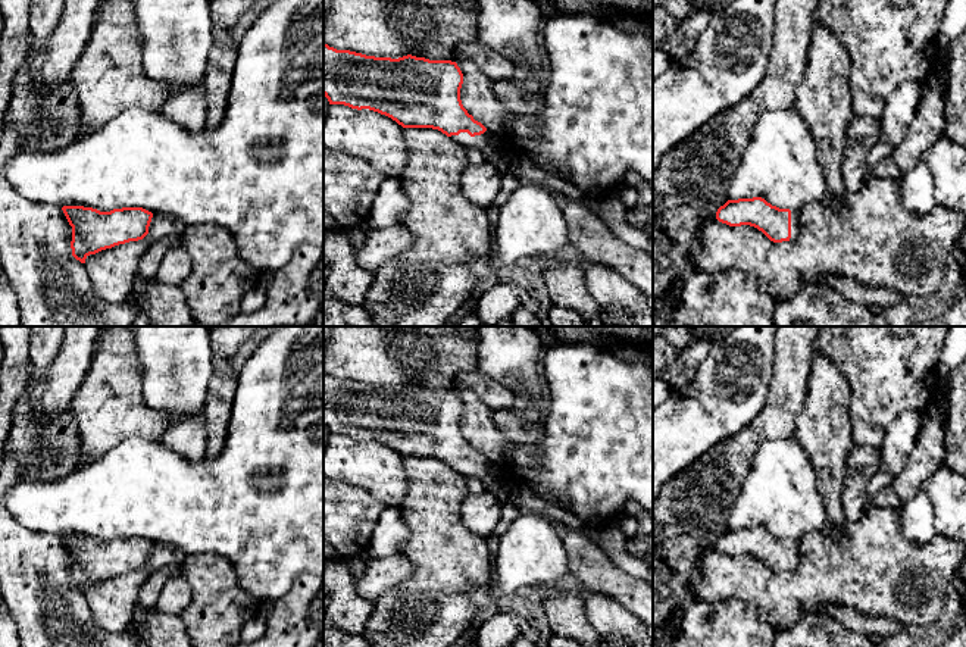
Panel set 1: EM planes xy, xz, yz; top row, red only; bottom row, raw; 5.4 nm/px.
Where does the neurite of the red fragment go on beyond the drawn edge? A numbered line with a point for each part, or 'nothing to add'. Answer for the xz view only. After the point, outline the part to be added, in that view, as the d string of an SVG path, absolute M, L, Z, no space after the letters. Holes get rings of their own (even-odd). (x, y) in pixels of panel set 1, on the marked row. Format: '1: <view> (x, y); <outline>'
1: xz (491, 144); M485 131L475 137L471 137L468 132L460 132L450 138L465 150L473 149L481 151L485 156L487 163L495 166L500 172L512 174L515 156L500 132Z

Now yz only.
1: yz (794, 215); M791 210L791 238L790 241L795 241L798 235L800 235L798 212Z

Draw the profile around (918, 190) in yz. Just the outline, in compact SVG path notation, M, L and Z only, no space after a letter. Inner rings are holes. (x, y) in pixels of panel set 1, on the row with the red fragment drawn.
M923 162L901 175L898 182L907 212L922 216L937 206L934 179Z

